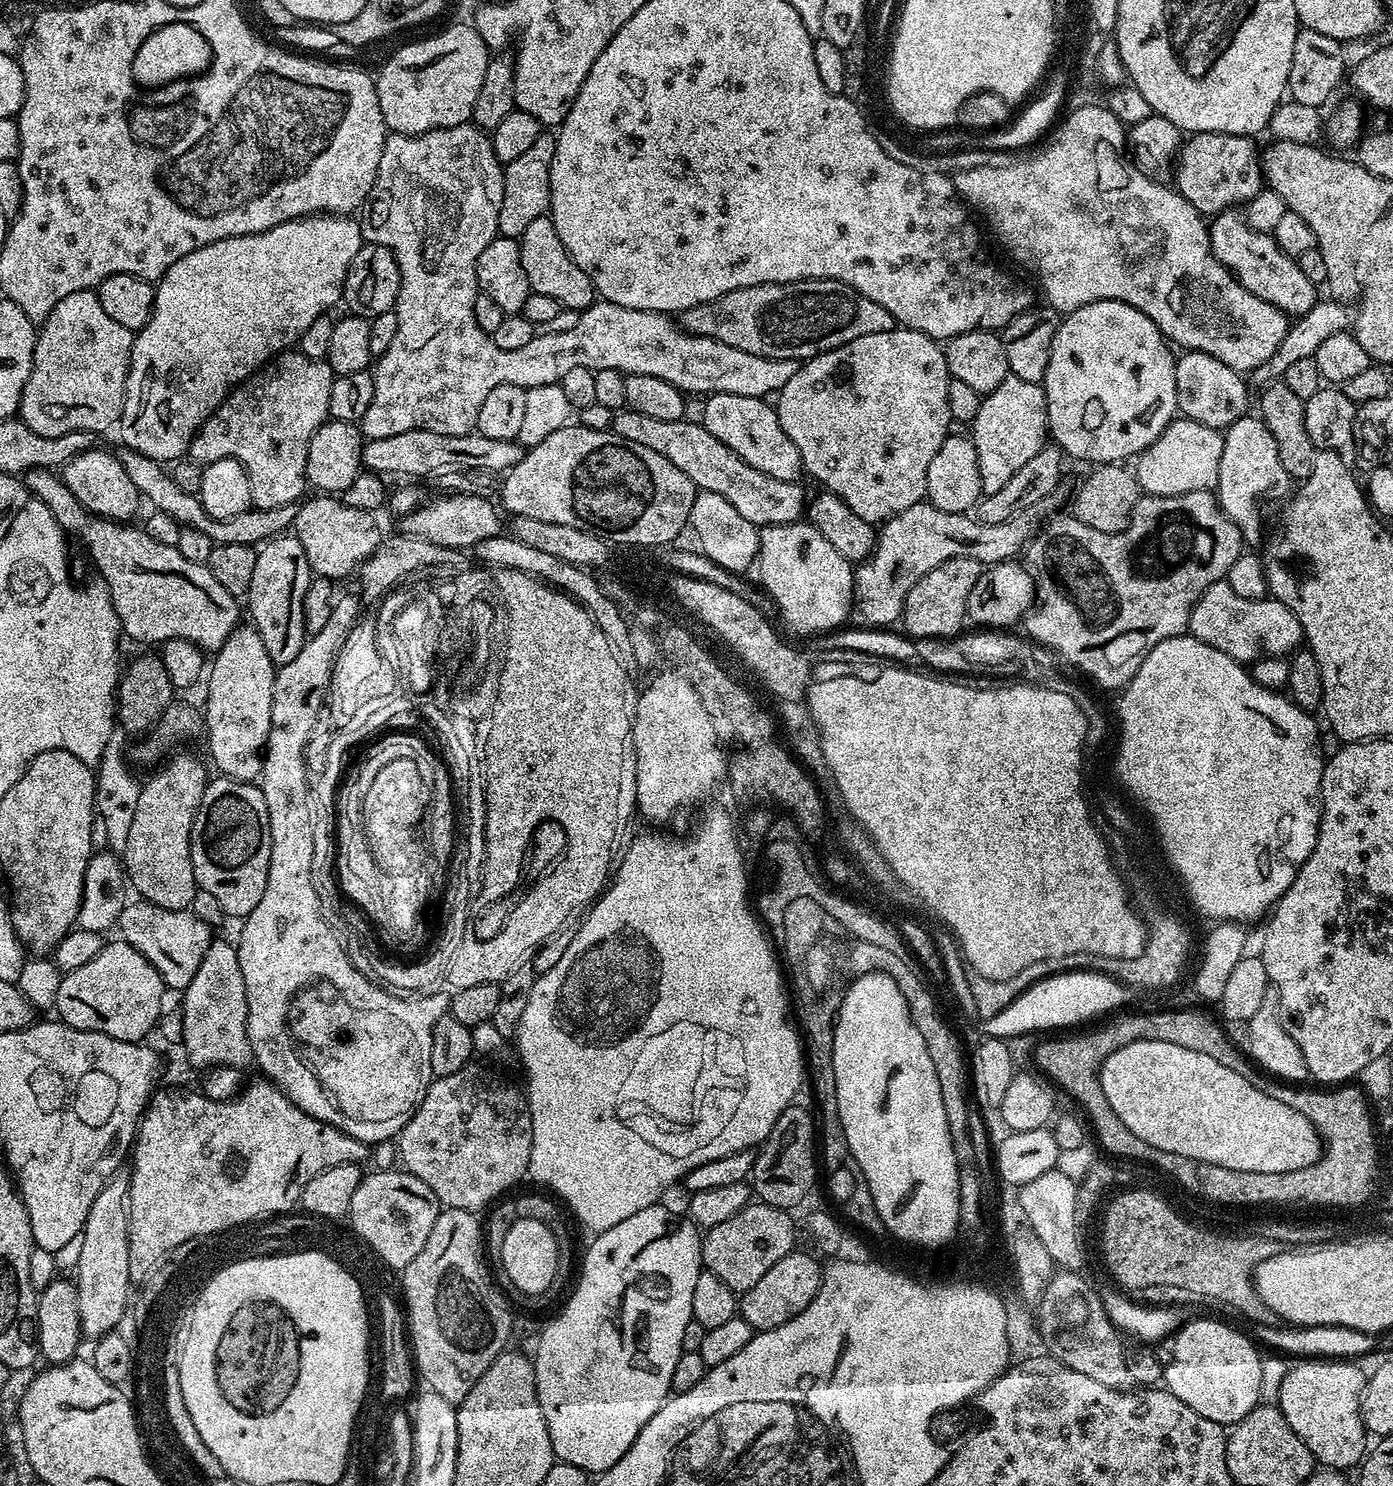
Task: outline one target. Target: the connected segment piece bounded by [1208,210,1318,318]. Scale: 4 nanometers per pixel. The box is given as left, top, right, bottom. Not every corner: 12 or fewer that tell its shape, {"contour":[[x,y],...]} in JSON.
{"contour":[[1236,210],[1208,224],[1213,254],[1290,318],[1318,286]]}

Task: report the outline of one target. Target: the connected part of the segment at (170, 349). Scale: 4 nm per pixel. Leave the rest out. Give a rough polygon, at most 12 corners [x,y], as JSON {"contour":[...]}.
{"contour":[[344,214],[202,246],[135,333],[123,447],[175,462],[341,303]]}

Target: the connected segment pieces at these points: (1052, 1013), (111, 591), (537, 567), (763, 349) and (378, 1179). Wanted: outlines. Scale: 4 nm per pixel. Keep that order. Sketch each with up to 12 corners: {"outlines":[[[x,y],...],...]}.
{"outlines":[[[1099,971],[1027,988],[982,1028],[991,1039],[1072,1026],[1131,1000]],[[53,469],[22,479],[84,543],[121,633],[212,654],[241,623],[207,564],[88,512]],[[512,534],[478,542],[477,561],[518,570],[568,593],[637,671],[629,617],[591,571]],[[842,282],[746,286],[682,314],[695,336],[803,362],[897,327]],[[403,1170],[363,1177],[356,1236],[392,1264],[414,1262],[442,1210]]]}

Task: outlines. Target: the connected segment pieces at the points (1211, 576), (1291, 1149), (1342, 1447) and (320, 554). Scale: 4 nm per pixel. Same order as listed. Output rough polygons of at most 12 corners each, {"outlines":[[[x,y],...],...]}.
{"outlines":[[[1211,491],[1053,515],[1024,632],[1102,687],[1188,632],[1245,547]],[[1171,1042],[1116,1048],[1120,1121],[1201,1165],[1286,1174],[1316,1127],[1222,1062]],[[1308,1358],[1282,1378],[1279,1408],[1317,1465],[1366,1455],[1366,1372]],[[335,495],[297,507],[313,573],[339,582],[376,553],[373,513]]]}

